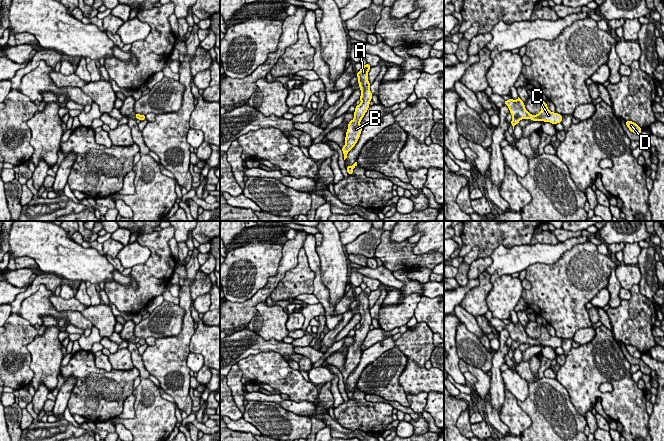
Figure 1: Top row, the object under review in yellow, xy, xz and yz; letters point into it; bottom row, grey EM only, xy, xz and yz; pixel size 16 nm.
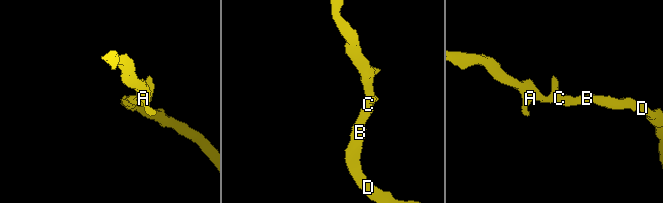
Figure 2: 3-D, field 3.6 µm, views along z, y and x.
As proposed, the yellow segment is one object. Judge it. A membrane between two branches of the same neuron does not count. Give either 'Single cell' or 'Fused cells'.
Single cell

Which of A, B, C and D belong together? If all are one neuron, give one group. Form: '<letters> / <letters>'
A B C D

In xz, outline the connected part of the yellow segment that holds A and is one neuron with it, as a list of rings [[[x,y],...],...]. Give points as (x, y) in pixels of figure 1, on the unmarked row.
[[[365,288],[357,296],[359,313],[361,314],[360,324],[361,327],[356,329],[354,336],[354,343],[348,348],[348,353],[345,361],[345,369],[341,372],[344,378],[344,384],[347,382],[348,376],[355,370],[362,355],[360,345],[364,341],[369,332],[369,327],[372,323],[372,317],[370,315],[370,307],[368,305],[368,296],[371,293],[369,288]]]

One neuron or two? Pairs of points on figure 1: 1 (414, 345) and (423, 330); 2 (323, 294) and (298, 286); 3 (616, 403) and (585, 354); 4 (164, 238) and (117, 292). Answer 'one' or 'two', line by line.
1: one
2: two
3: one
4: one

